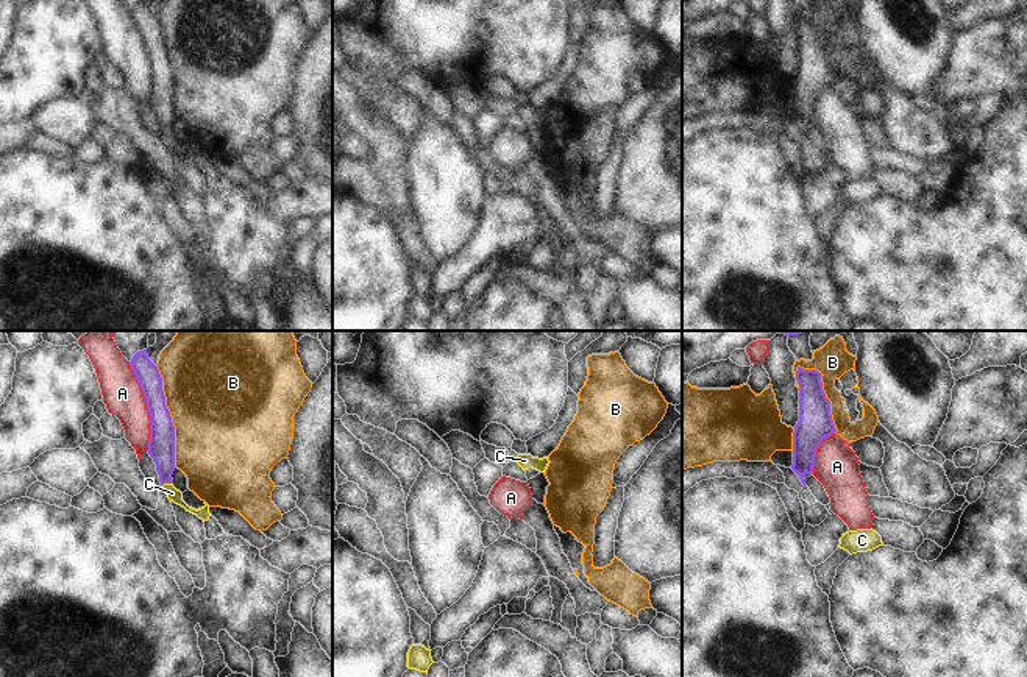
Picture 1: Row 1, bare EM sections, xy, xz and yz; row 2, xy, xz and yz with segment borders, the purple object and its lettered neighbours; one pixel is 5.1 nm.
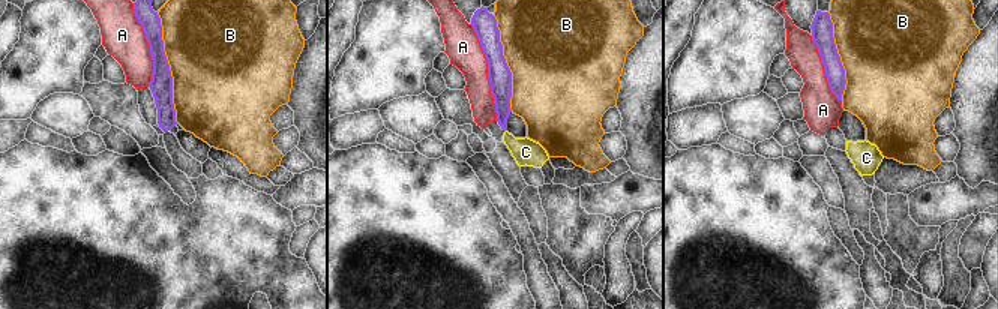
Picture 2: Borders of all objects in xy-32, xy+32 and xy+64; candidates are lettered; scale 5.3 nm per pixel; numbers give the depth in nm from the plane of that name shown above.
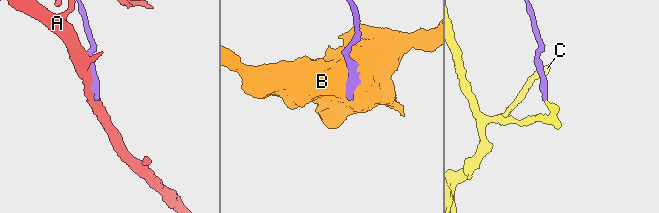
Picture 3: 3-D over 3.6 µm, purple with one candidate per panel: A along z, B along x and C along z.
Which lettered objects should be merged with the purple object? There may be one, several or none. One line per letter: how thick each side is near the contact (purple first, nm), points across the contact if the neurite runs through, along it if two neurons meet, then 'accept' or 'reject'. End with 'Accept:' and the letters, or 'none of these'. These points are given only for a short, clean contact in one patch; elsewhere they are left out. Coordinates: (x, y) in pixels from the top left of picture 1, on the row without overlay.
A: calibres 140 and 200 nm; reject
B: calibres 140 and 500 nm; reject
C: calibres 140 and 70 nm; way xy (161, 97), (167, 133), (172, 144); accept
Accept: C

